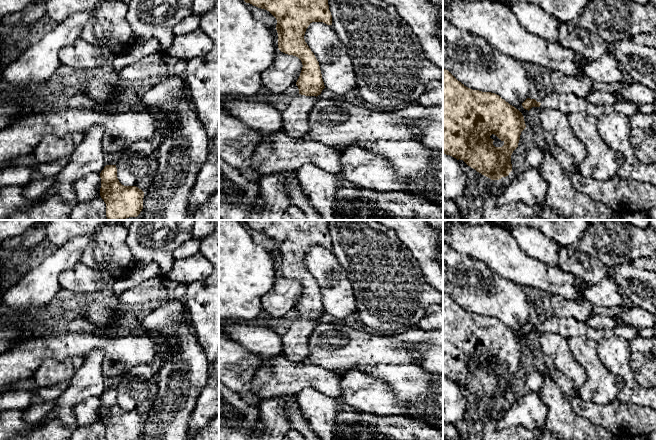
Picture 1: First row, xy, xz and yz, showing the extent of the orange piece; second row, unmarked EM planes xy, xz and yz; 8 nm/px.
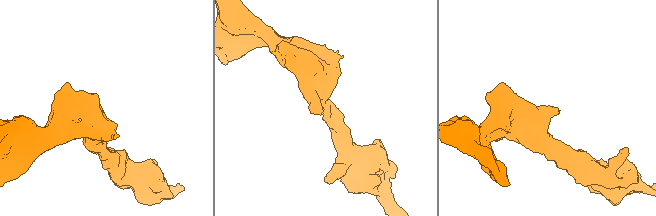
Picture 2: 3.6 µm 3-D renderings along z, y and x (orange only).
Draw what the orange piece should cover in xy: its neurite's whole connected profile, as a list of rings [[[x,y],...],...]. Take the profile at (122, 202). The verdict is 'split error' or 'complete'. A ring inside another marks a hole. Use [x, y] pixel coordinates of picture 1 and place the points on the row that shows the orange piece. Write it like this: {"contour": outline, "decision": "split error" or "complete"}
{"contour": [[[106,165],[100,178],[100,196],[106,204],[107,220],[125,220],[140,214],[144,192],[136,186],[122,185],[117,178],[116,165]]], "decision": "complete"}

